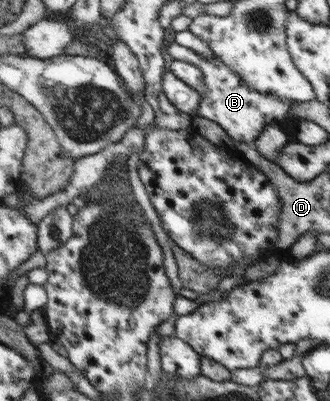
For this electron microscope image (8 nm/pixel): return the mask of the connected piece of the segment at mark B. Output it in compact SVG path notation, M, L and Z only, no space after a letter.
M173 42L165 47L165 55L168 60L181 60L199 67L204 76L204 91L200 97L197 111L191 117L203 117L209 121L215 121L231 137L236 144L249 143L256 140L269 125L281 127L284 131L293 133L299 118L293 116L293 107L298 105L291 99L281 99L277 95L263 93L252 89L241 77L227 66L217 56L215 58L203 58L191 48L183 47Z

